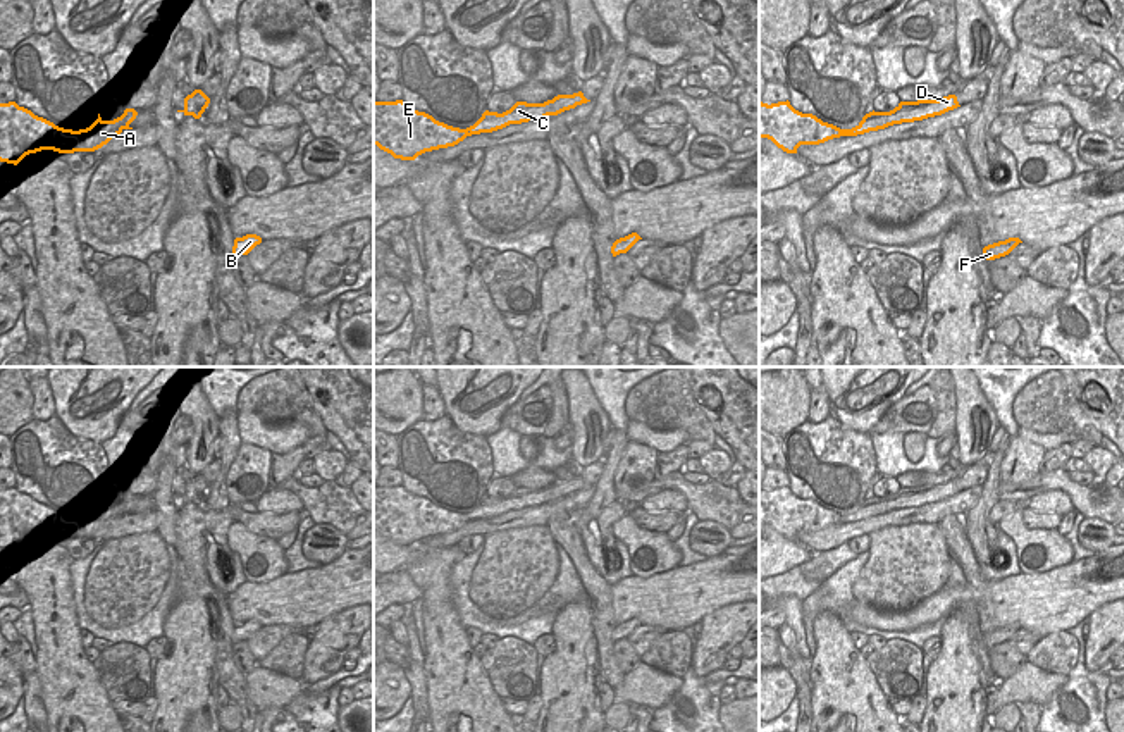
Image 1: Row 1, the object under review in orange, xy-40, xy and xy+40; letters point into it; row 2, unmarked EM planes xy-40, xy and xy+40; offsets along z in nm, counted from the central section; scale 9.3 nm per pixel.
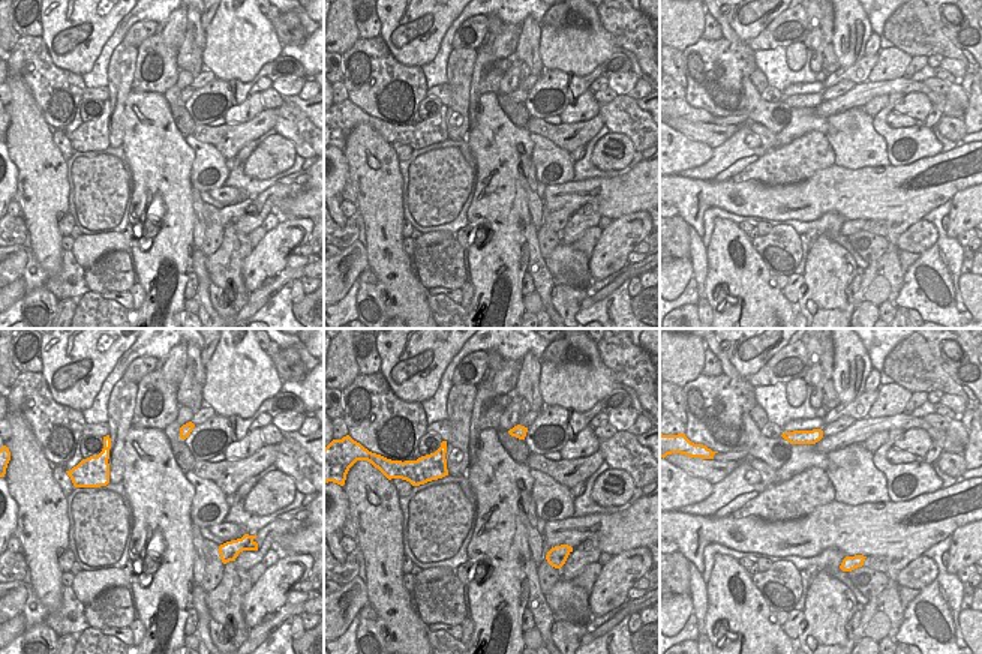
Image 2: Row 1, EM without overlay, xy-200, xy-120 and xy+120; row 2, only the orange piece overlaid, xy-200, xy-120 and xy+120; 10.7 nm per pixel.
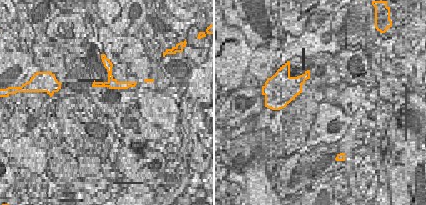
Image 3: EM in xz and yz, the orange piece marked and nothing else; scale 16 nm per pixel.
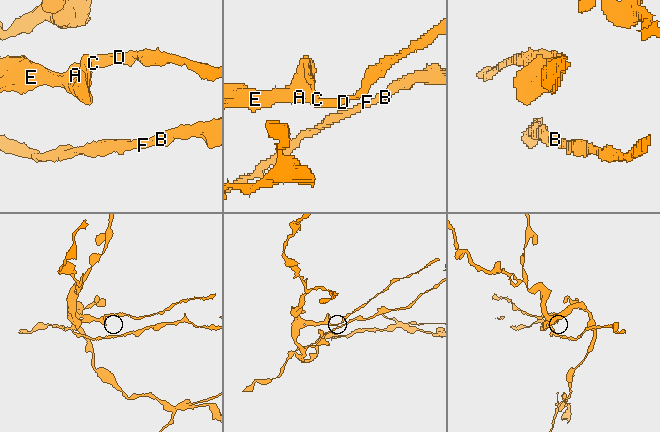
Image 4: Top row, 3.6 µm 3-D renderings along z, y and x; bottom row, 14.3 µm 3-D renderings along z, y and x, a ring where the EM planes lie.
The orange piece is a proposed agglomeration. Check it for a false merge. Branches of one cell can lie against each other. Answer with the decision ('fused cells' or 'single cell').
fused cells

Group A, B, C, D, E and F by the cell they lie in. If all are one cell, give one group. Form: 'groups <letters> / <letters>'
groups A B E F / C D

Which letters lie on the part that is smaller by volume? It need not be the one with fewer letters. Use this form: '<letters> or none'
C, D

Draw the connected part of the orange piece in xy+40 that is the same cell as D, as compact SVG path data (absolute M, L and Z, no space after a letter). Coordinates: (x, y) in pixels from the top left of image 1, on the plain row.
M955 481L938 486L900 487L893 496L883 498L888 506L923 506L928 503L942 501L948 496L960 493Z

